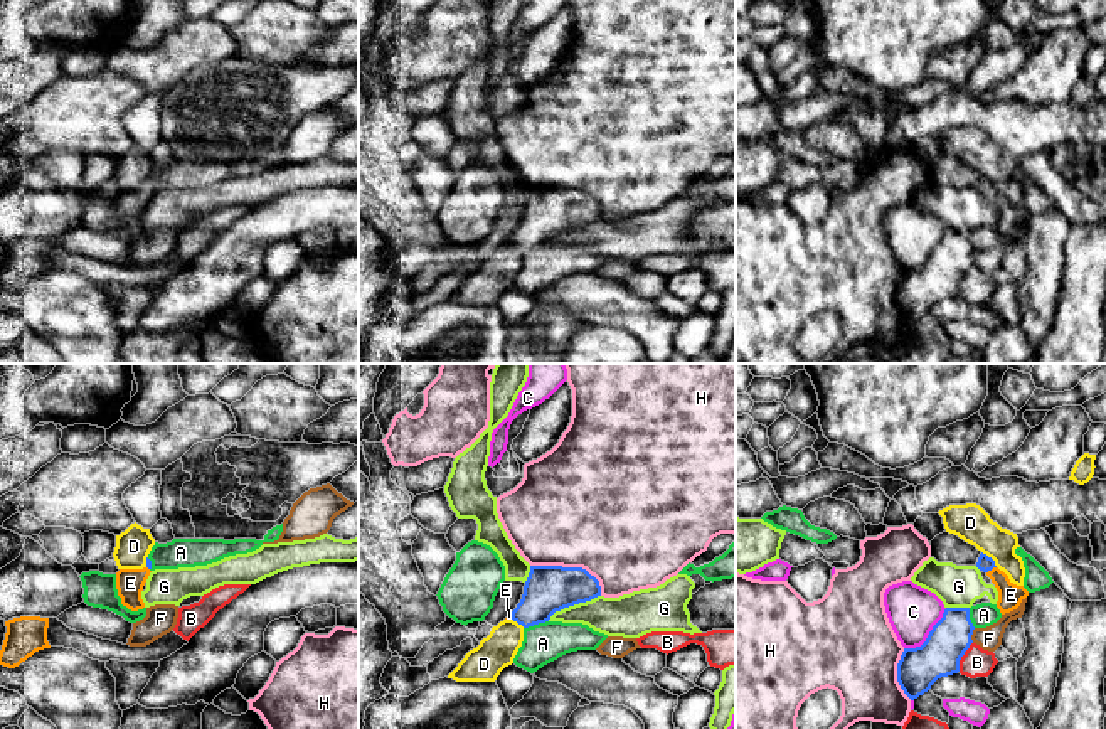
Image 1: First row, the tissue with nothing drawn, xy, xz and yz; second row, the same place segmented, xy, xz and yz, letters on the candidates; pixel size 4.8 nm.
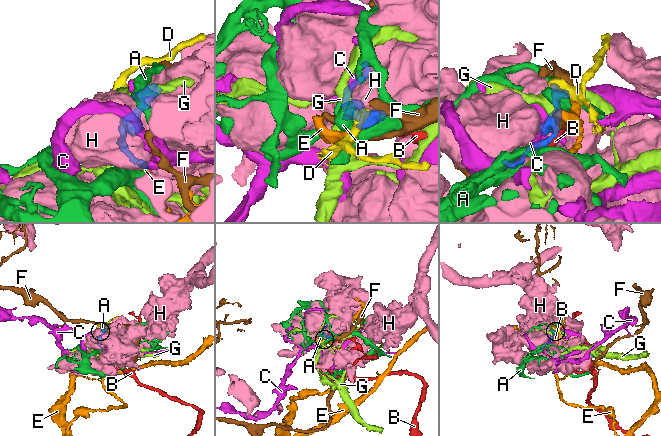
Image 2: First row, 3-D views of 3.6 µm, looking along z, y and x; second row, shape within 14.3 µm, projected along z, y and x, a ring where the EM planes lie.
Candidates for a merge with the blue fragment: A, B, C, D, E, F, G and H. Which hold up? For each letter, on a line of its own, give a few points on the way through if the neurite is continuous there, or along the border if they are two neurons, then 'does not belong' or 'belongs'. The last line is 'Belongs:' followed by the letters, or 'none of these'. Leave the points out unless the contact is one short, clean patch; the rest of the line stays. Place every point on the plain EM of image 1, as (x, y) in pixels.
A: does not belong
B: does not belong
C: does not belong
D: along yz (982, 174), (997, 189) | does not belong
E: across yz (985, 186), (990, 192), (1010, 218) | belongs
F: along yz (975, 251), (972, 265) | does not belong
G: does not belong
H: does not belong
Belongs: E

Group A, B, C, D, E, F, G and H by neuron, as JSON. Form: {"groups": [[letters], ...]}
{"groups": [["A"], ["B"], ["C"], ["D"], ["E"], ["F"], ["G"], ["H"]]}

